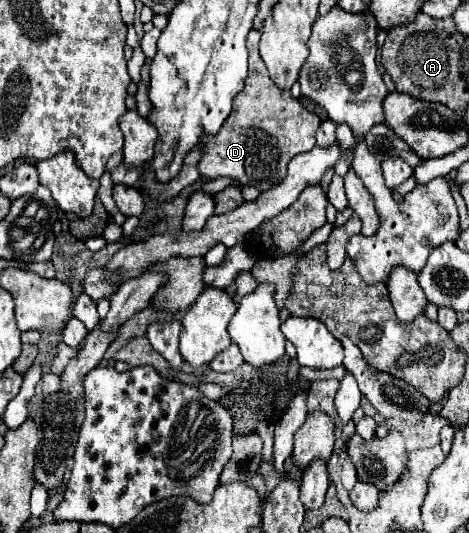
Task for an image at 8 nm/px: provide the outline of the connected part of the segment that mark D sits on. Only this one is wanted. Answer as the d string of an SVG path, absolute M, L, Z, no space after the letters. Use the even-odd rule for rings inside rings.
M260 31L248 33L248 53L250 69L246 77L246 87L236 95L232 113L224 121L216 135L202 137L196 147L202 157L198 161L198 173L204 179L230 177L240 187L254 187L260 193L272 189L286 177L288 163L300 151L310 151L316 145L316 131L320 127L320 117L310 113L300 105L298 99L284 91L268 79L268 69L258 53Z

